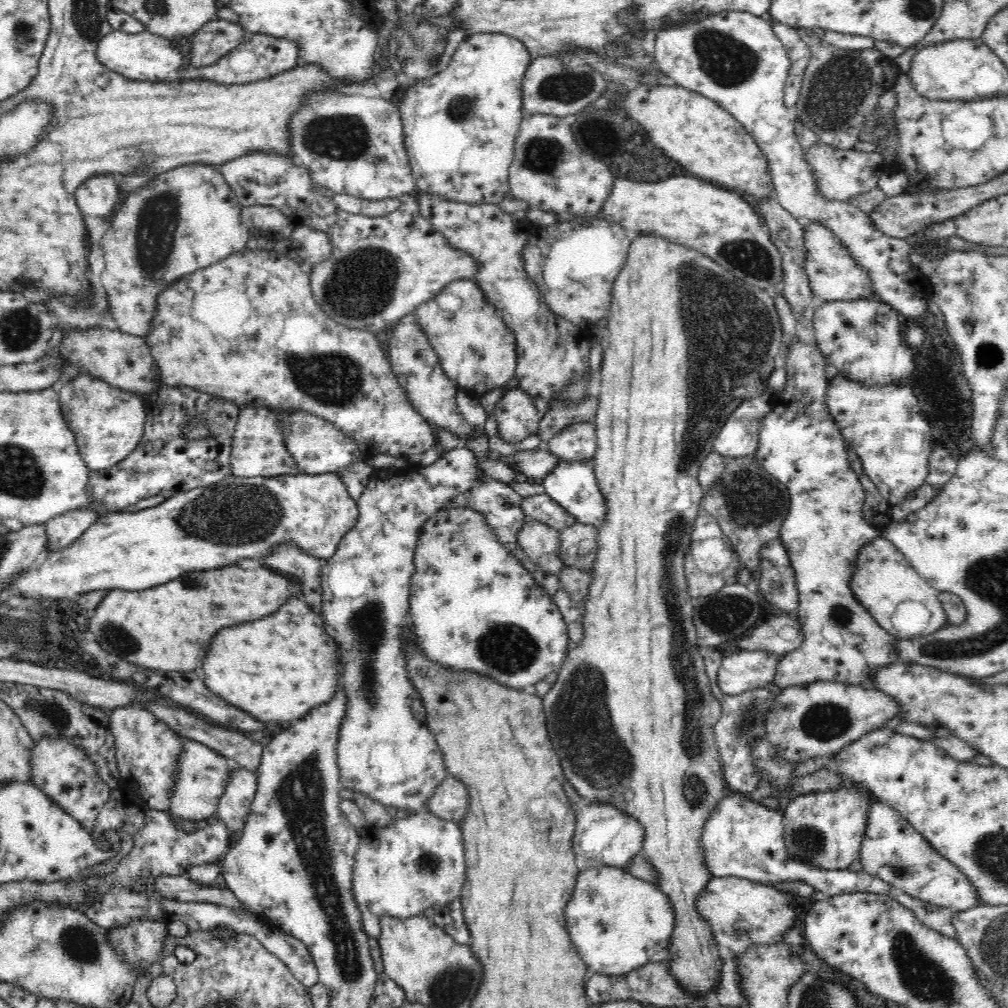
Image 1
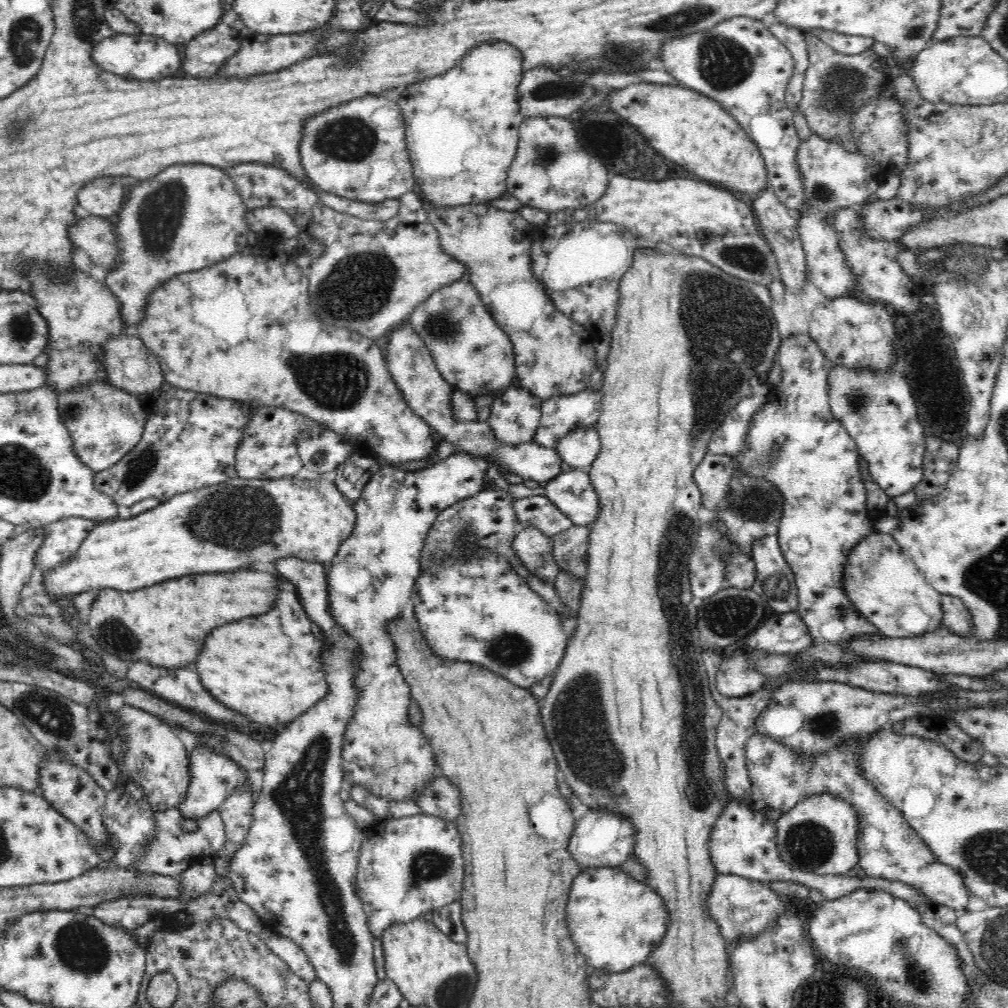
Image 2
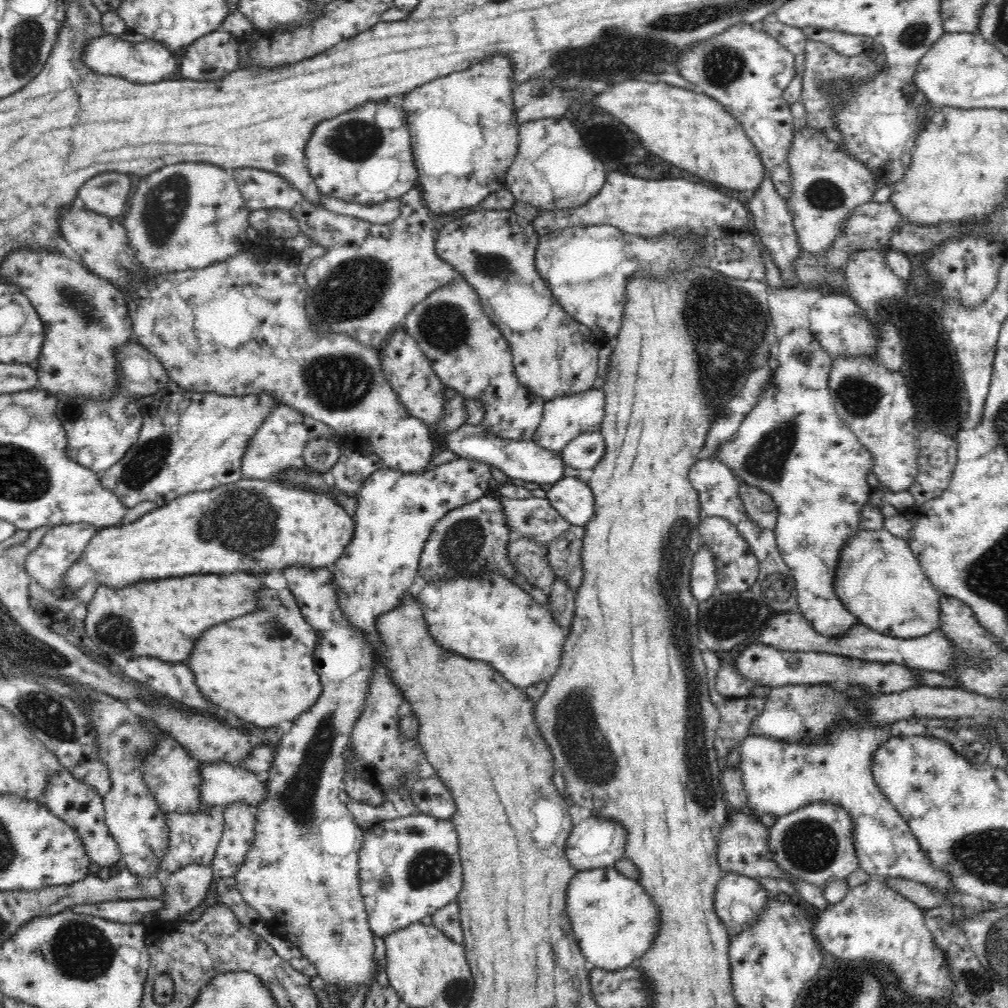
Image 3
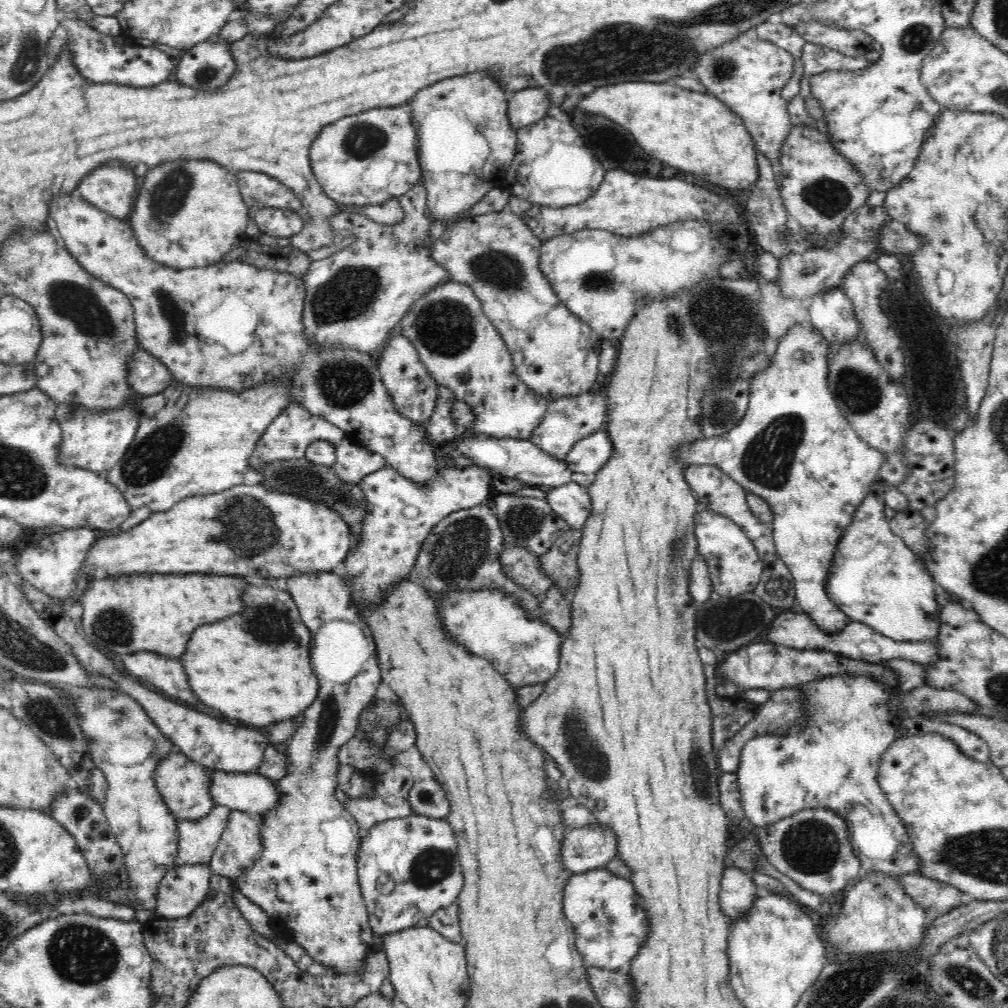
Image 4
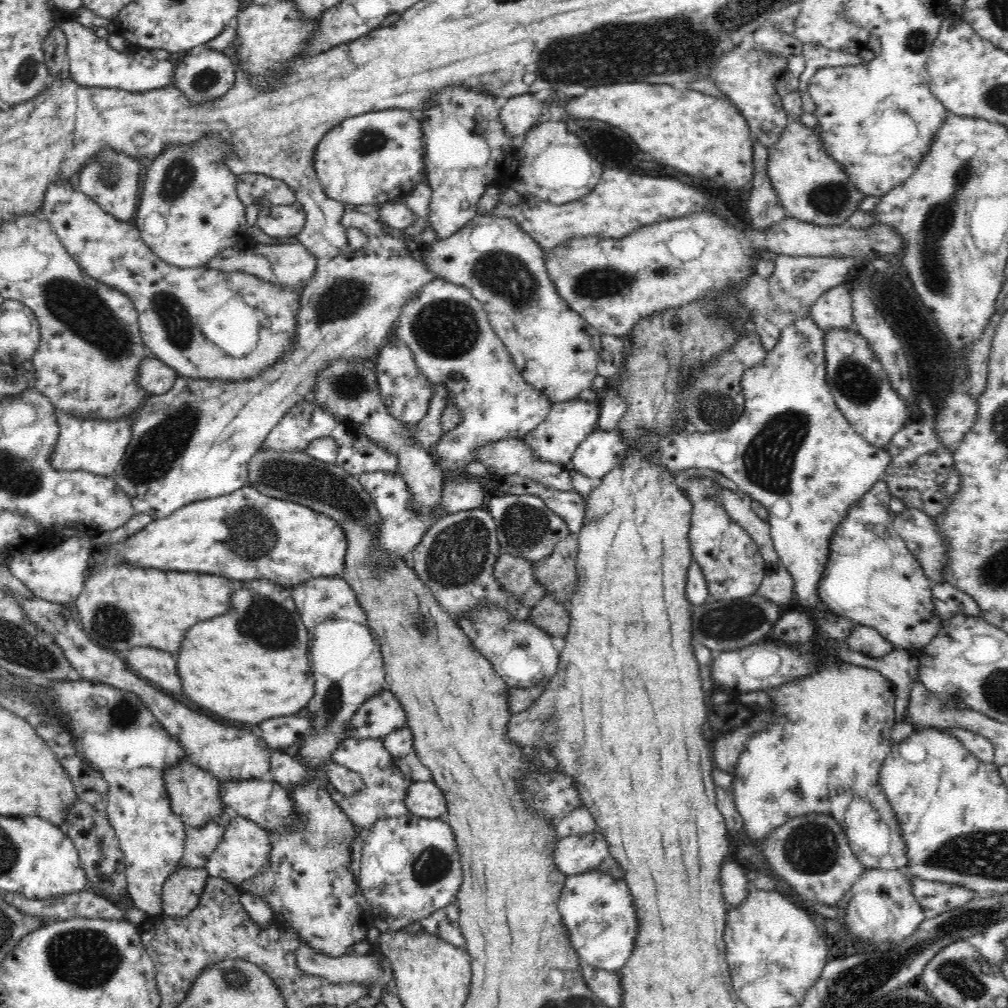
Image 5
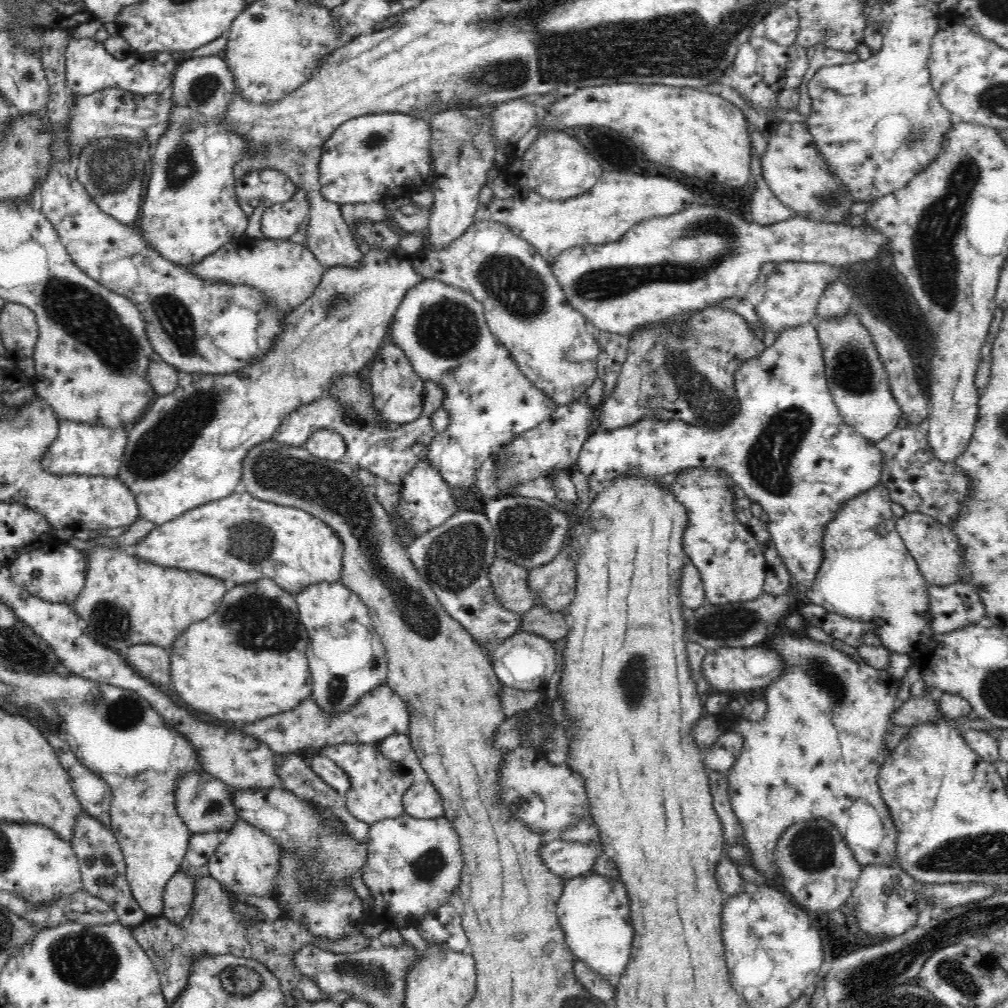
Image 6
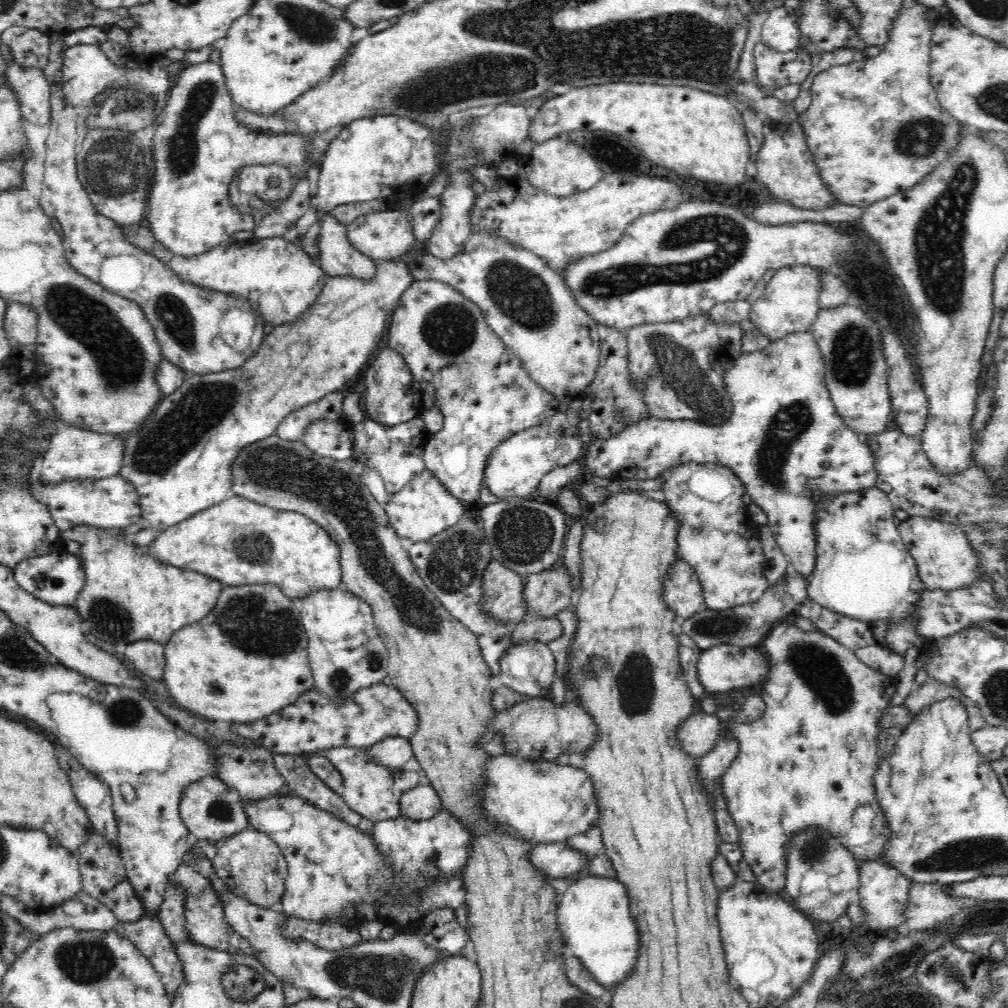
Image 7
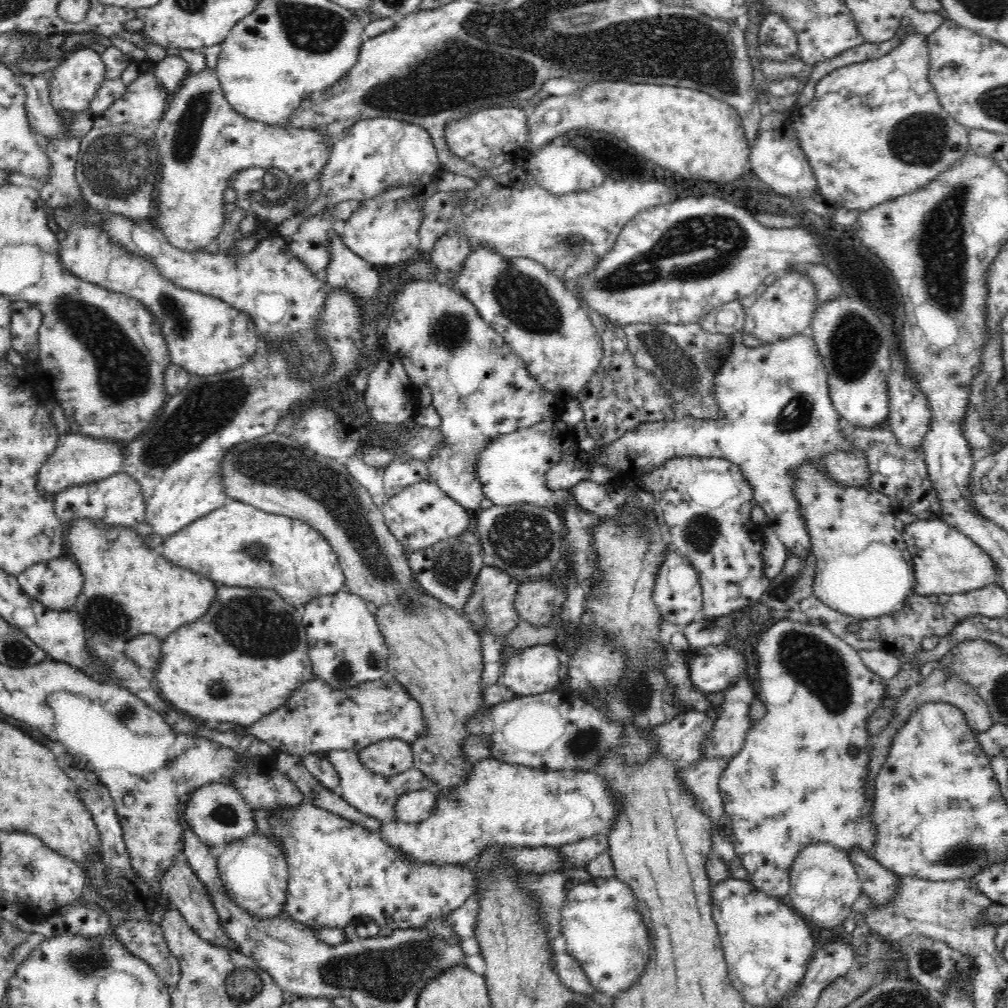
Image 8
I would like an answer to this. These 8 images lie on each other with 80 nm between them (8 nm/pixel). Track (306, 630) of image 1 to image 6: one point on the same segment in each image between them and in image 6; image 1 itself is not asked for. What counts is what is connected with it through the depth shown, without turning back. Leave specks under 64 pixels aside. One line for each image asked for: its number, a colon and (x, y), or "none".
2: (259, 666)
3: (260, 666)
4: (236, 666)
5: (252, 663)
6: (211, 672)

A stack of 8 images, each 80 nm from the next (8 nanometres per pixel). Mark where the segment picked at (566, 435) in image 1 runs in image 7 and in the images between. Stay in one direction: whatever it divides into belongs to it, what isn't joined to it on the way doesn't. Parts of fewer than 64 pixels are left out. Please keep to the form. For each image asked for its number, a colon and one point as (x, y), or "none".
2: (580, 448)
3: (585, 452)
4: (590, 455)
5: (602, 451)
6: (788, 448)
7: (786, 442)

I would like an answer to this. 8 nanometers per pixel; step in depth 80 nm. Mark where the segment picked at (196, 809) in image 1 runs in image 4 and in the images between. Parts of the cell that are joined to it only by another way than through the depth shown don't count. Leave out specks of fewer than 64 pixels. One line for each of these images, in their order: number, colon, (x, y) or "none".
2: (213, 777)
3: (222, 784)
4: (252, 793)

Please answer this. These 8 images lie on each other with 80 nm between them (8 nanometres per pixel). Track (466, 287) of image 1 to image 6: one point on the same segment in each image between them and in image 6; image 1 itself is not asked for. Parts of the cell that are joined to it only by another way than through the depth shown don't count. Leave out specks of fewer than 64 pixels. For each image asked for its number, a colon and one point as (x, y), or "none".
2: (474, 355)
3: (467, 351)
4: (459, 346)
5: (447, 330)
6: (490, 401)

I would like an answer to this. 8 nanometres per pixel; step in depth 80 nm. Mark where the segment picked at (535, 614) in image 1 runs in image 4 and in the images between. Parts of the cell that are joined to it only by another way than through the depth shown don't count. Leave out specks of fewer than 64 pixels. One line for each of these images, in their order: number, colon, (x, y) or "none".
2: (478, 610)
3: (490, 618)
4: (489, 623)

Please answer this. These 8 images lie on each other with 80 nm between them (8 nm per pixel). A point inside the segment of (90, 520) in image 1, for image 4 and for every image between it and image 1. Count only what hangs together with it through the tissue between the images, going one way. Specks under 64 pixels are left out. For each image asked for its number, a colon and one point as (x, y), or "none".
2: (61, 540)
3: (61, 547)
4: (52, 565)

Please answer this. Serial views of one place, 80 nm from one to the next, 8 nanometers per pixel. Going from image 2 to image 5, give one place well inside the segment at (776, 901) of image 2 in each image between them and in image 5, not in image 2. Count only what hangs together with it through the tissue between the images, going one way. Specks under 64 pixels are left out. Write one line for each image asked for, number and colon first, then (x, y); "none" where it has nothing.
3: (733, 887)
4: (738, 890)
5: (735, 886)

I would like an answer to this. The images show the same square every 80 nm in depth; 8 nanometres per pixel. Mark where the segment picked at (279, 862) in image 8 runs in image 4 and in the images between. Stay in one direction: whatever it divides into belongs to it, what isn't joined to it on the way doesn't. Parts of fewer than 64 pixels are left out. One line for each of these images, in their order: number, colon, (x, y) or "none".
4: (240, 845)
5: (244, 851)
6: (246, 861)
7: (250, 863)

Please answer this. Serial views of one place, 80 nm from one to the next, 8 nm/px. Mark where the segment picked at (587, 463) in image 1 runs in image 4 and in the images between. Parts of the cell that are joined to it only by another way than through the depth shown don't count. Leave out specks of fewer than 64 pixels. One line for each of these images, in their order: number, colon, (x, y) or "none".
2: (572, 491)
3: (573, 498)
4: (572, 502)

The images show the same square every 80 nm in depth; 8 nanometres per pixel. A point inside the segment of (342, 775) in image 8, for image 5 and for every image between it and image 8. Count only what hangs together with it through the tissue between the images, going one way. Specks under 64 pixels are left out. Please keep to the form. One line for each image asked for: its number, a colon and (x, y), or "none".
5: (385, 782)
6: (377, 786)
7: (373, 791)

